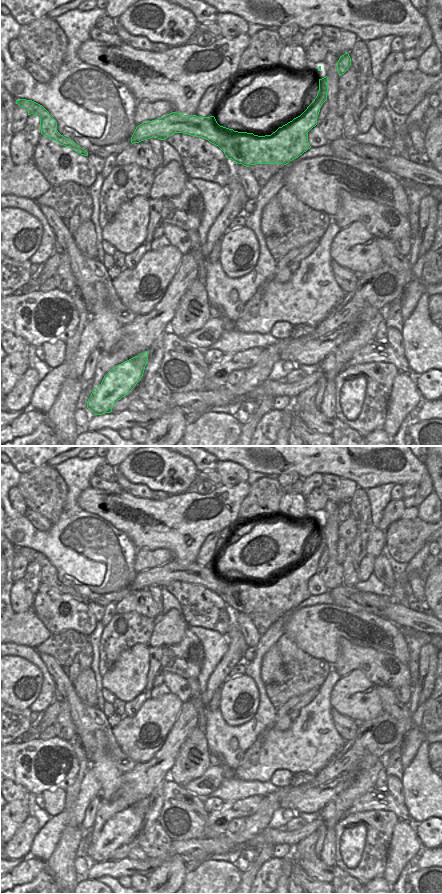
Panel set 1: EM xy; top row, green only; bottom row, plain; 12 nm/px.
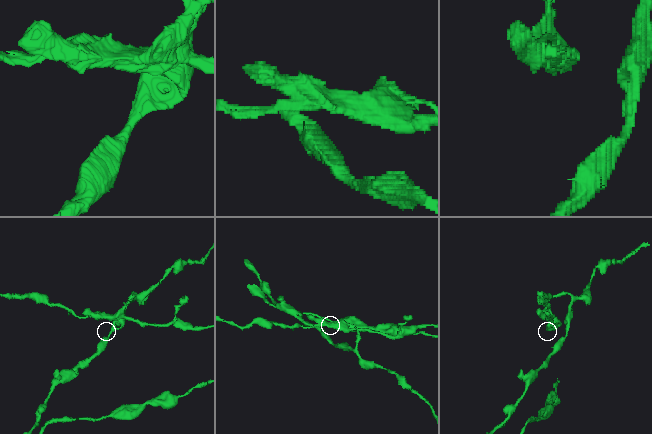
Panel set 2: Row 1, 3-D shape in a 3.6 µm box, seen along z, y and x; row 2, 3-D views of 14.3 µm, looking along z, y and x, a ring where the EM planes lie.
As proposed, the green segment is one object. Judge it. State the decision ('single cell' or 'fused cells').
fused cells

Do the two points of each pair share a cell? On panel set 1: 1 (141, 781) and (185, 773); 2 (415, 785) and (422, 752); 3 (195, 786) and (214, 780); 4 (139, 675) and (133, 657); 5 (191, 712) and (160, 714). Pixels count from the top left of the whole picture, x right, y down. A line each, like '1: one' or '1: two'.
1: two
2: one
3: one
4: one
5: two

